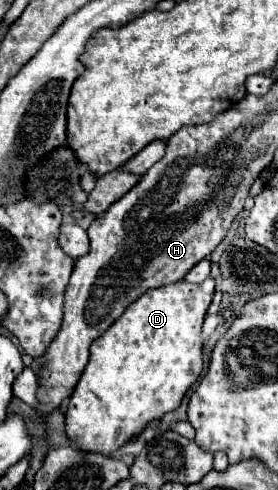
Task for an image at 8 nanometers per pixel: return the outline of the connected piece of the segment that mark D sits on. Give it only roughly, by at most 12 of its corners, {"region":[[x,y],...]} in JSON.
{"region":[[151,289],[91,343],[65,433],[111,457],[203,371],[213,293]]}

